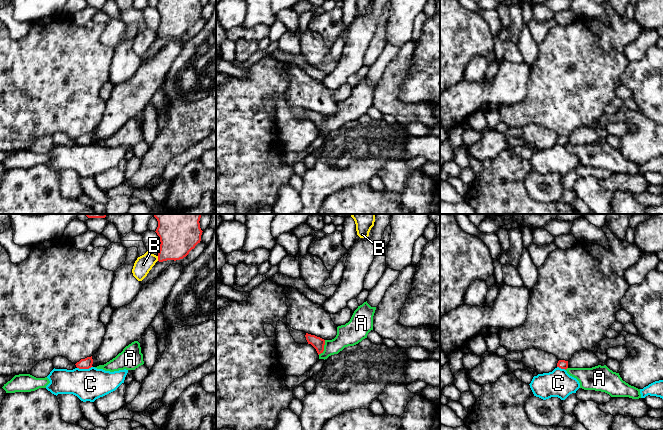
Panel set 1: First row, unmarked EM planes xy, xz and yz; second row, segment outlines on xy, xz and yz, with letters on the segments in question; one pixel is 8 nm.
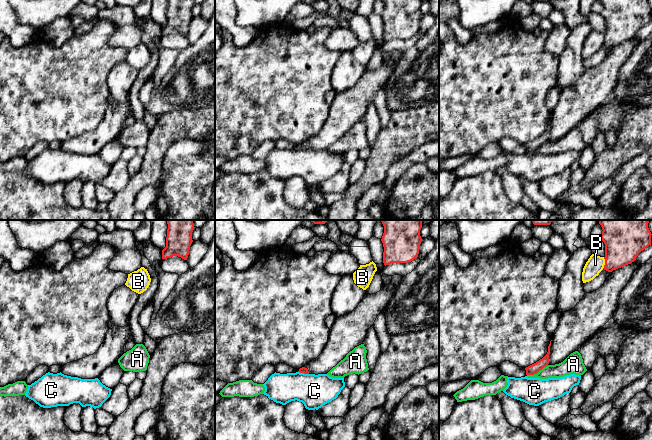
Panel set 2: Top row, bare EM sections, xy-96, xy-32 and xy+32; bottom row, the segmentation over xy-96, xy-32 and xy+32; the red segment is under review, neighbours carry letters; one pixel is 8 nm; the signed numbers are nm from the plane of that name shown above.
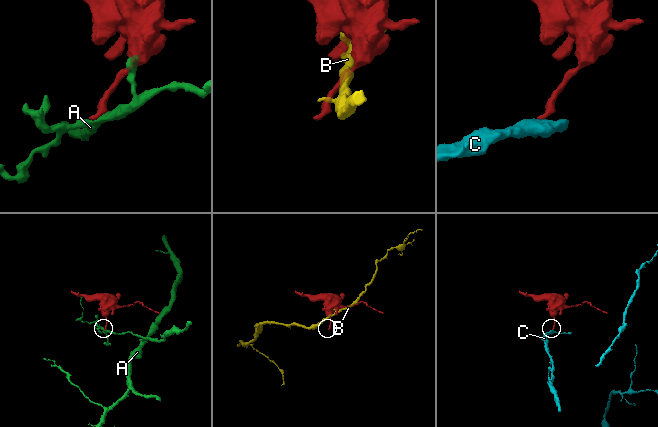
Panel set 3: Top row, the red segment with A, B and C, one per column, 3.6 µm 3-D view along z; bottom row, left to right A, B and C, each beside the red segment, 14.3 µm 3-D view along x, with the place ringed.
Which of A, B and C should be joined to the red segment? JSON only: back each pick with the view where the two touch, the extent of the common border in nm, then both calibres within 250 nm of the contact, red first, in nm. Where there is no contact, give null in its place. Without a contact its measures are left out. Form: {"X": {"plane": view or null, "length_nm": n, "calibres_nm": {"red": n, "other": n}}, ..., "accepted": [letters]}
{"accepted": []}

